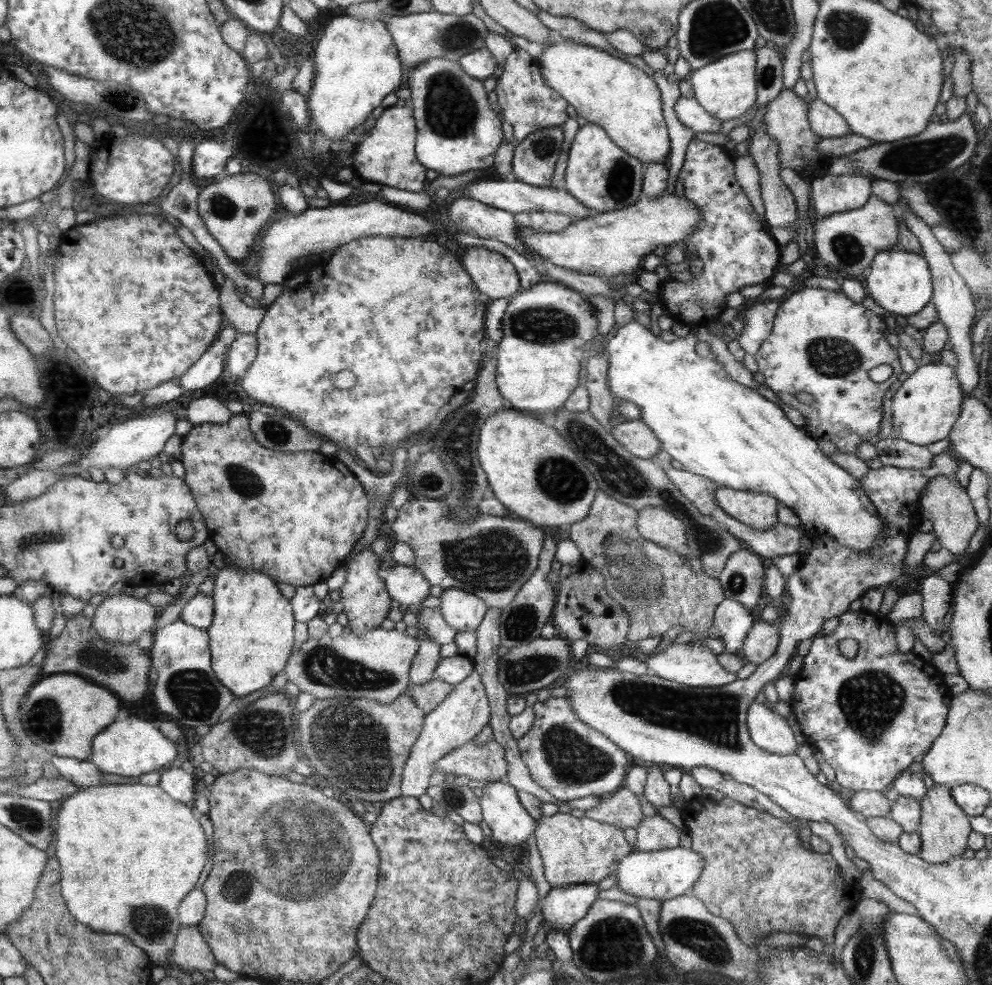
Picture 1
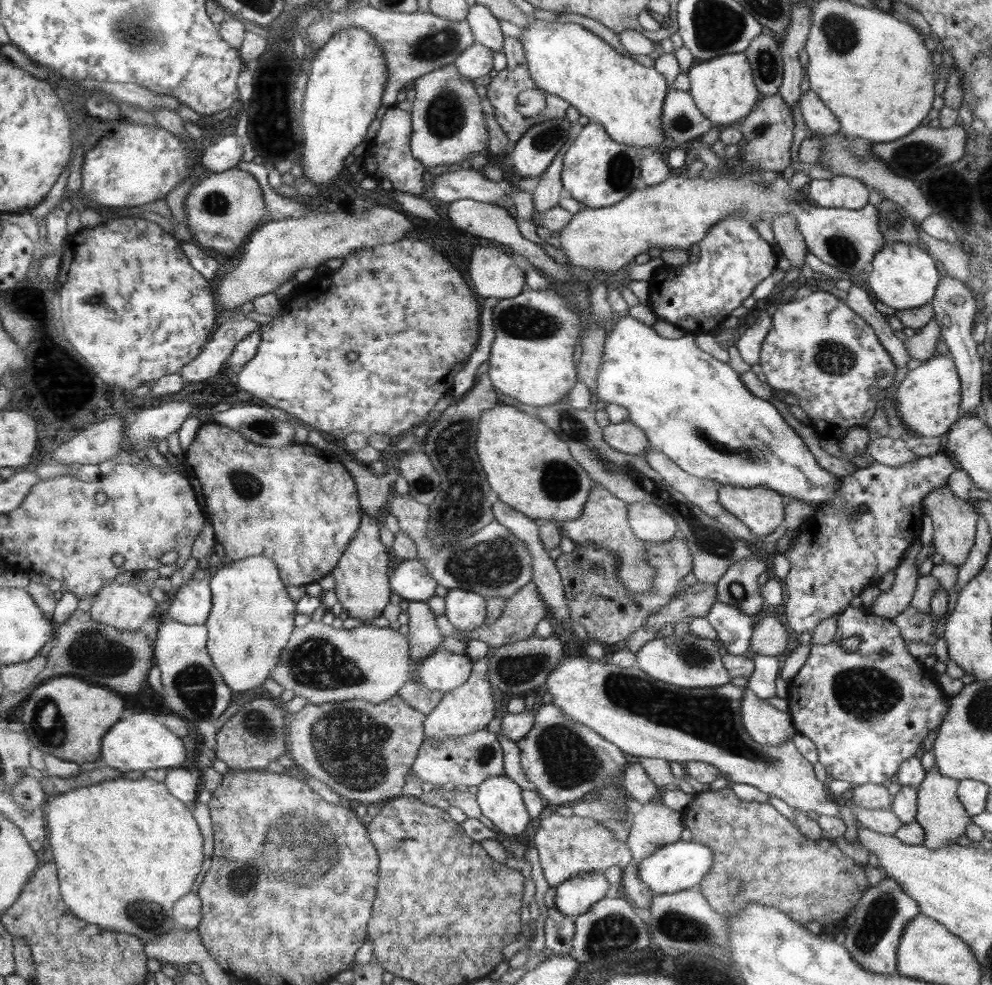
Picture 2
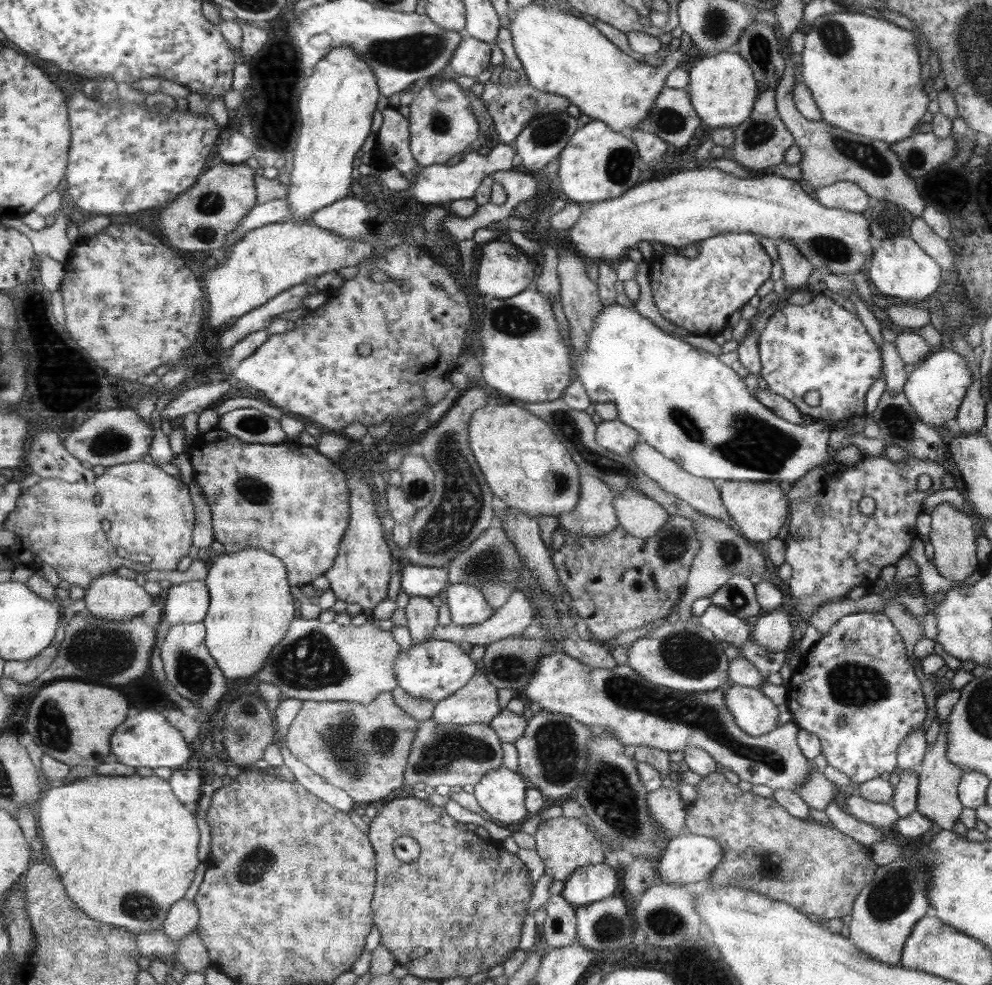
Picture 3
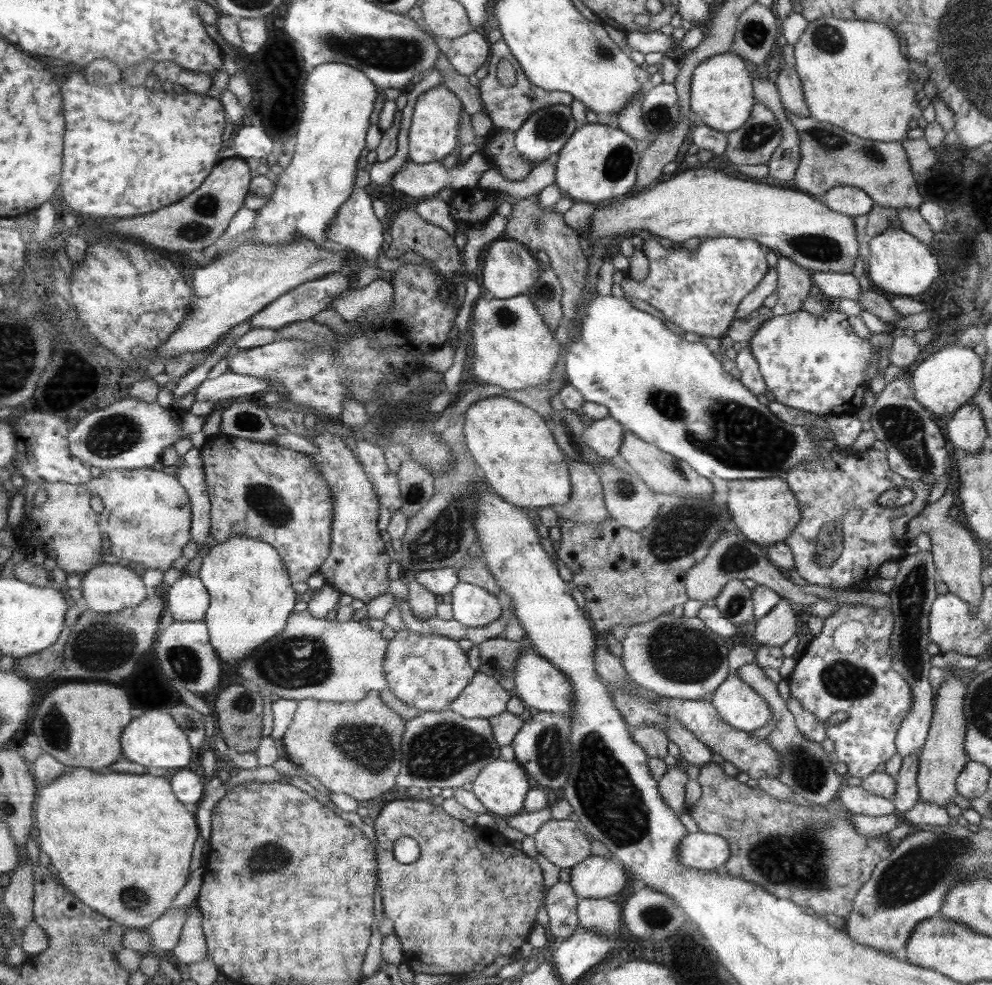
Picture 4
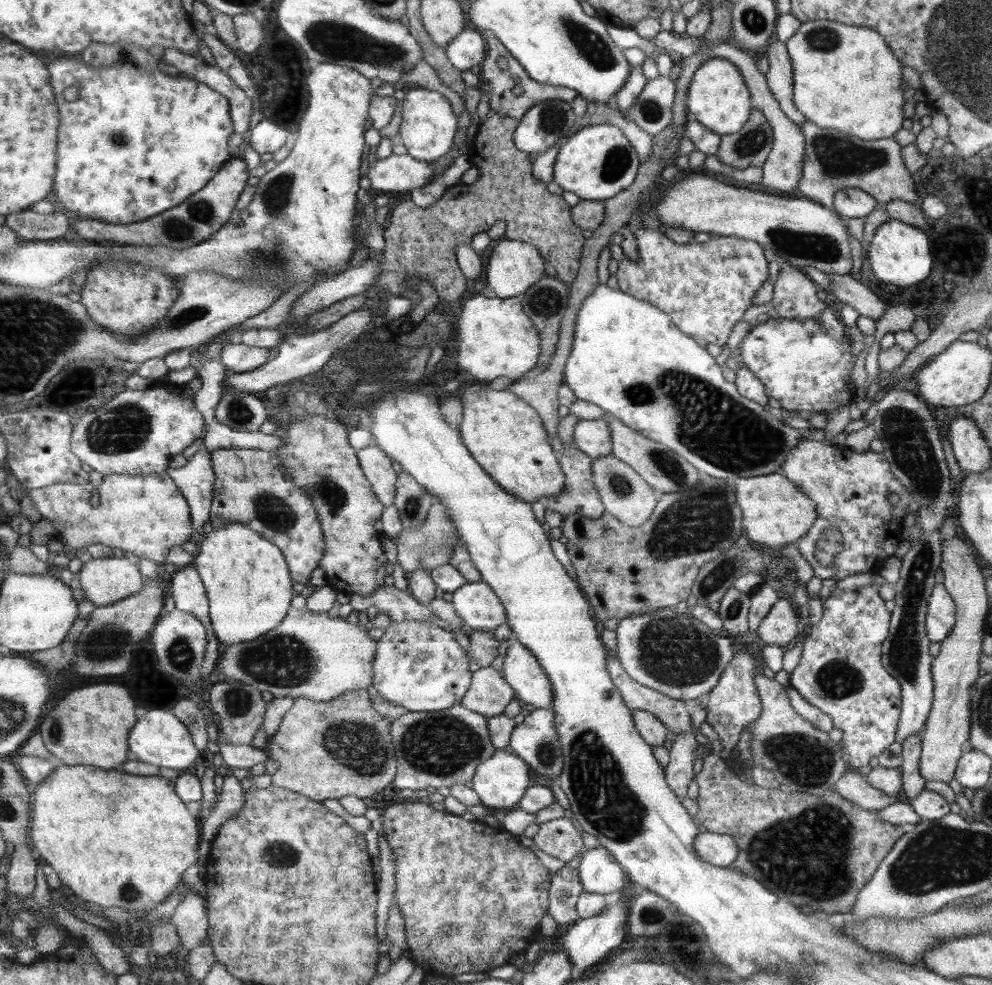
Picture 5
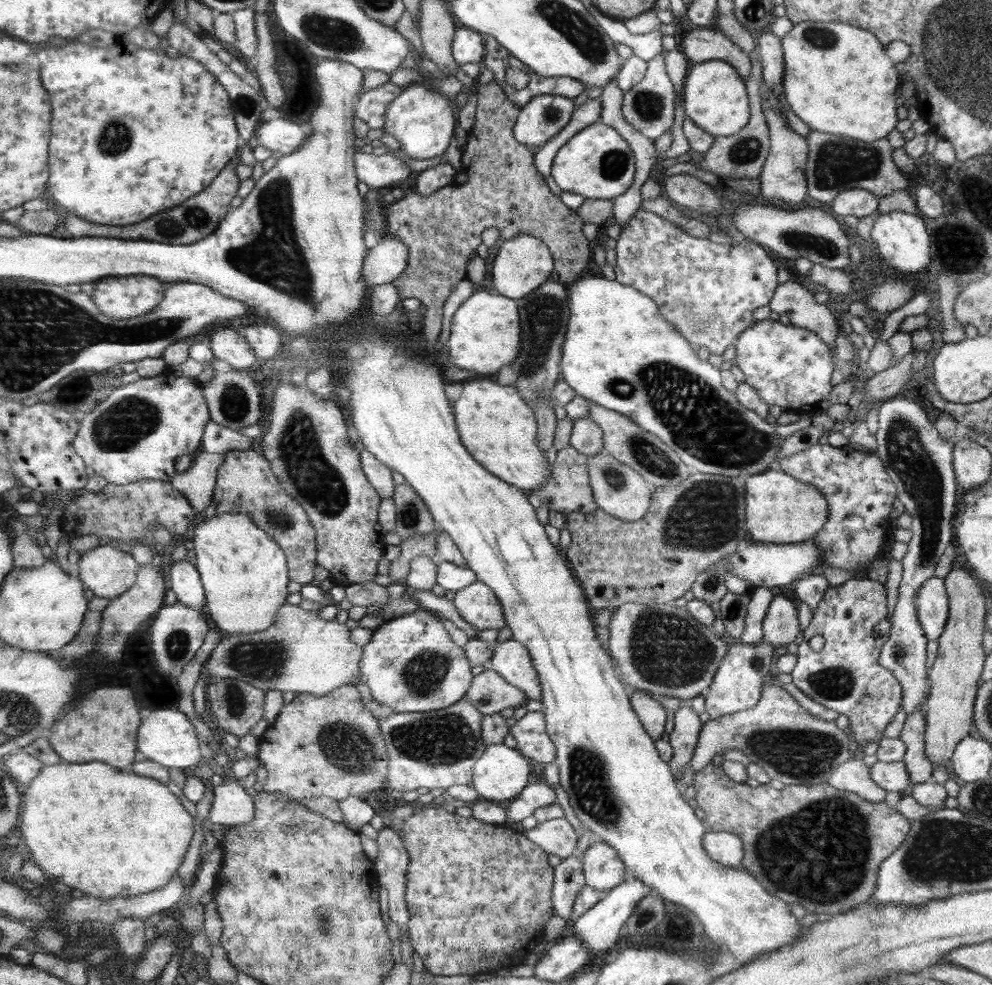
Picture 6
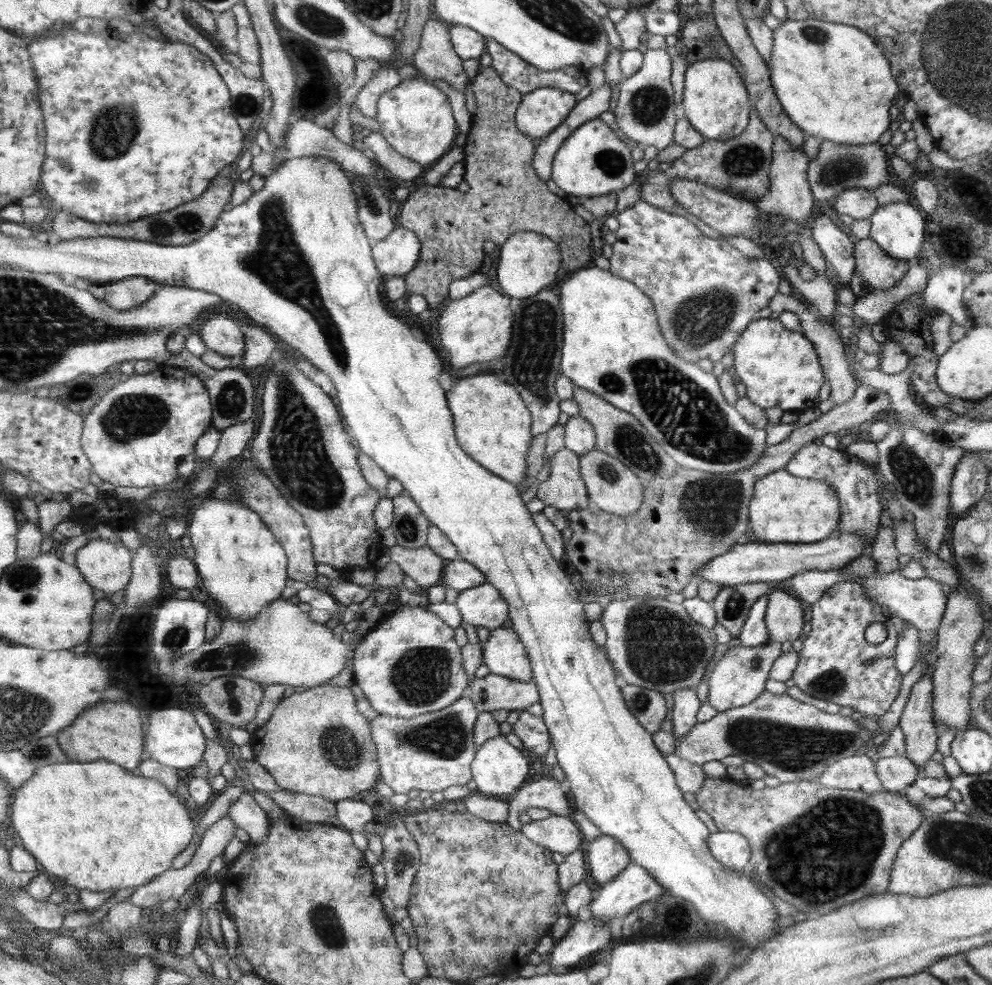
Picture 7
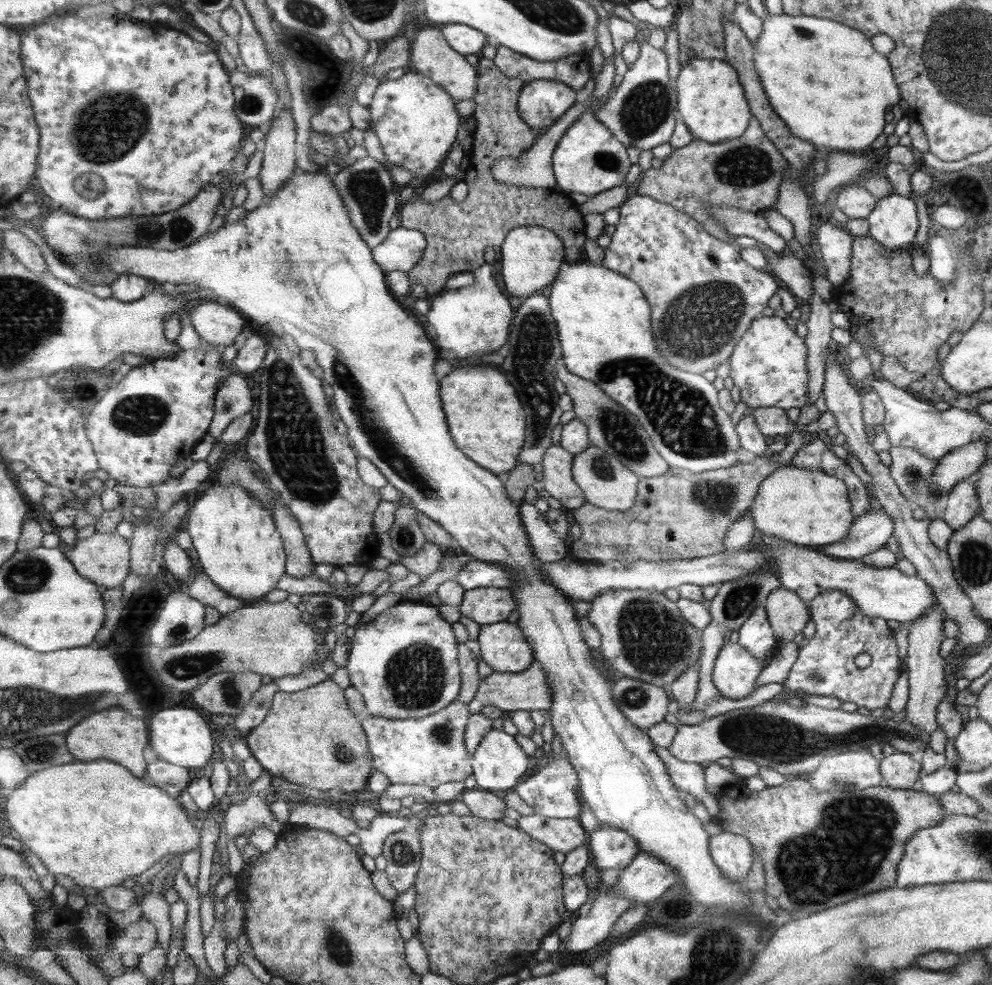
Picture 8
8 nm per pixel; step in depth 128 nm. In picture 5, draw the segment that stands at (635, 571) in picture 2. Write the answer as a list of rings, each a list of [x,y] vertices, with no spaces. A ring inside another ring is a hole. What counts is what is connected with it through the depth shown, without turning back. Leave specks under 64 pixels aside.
[[[568,446],[558,460],[565,474],[565,487],[558,497],[547,498],[547,508],[564,517],[581,514],[588,518],[600,518],[605,508],[594,488],[592,459],[578,447]]]

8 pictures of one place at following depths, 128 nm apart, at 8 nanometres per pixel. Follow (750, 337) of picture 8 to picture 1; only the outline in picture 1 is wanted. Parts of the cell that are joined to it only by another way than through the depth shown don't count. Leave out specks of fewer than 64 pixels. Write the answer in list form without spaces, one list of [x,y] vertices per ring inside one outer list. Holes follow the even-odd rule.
[[[808,288],[802,289],[801,292],[789,292],[782,300],[778,307],[773,327],[771,333],[767,336],[762,345],[760,346],[760,350],[754,356],[756,359],[756,364],[758,365],[758,372],[761,372],[764,375],[764,382],[772,392],[781,400],[782,403],[789,404],[792,408],[796,408],[796,410],[800,411],[800,414],[805,418],[805,425],[802,427],[808,435],[811,435],[813,439],[817,440],[828,440],[828,442],[832,442],[834,446],[839,450],[839,452],[843,452],[846,454],[854,454],[856,452],[856,448],[862,444],[862,442],[871,442],[871,444],[875,444],[879,441],[879,434],[881,429],[881,422],[883,419],[883,400],[886,397],[886,394],[889,392],[891,384],[894,384],[898,378],[900,378],[900,374],[902,374],[902,367],[900,366],[899,354],[897,350],[894,350],[890,344],[888,344],[887,336],[885,332],[887,332],[887,324],[886,322],[878,316],[874,311],[868,310],[868,308],[864,307],[862,303],[854,302],[851,298],[846,297],[841,291],[832,292],[832,290],[822,290],[816,288]],[[882,364],[888,364],[892,366],[893,373],[890,378],[881,383],[876,383],[868,377],[868,371],[874,366],[880,366]],[[799,392],[808,392],[808,394],[812,394],[814,400],[816,400],[813,404],[805,404],[804,402],[800,402],[798,398],[796,398],[796,394]]]

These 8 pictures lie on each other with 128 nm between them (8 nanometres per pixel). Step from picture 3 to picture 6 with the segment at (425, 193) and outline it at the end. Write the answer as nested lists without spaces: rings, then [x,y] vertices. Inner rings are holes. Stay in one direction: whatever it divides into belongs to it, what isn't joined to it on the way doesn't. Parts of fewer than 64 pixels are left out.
[[[356,150],[354,153],[356,176],[369,188],[392,189],[408,182],[411,168],[396,155],[374,155],[372,150]]]

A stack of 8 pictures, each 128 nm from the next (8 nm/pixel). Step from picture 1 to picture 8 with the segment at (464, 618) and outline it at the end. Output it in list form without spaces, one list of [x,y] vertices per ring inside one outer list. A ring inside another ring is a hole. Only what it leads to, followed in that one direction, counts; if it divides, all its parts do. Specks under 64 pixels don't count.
[[[490,586],[464,591],[458,607],[466,618],[482,625],[506,621],[516,603],[511,589]]]

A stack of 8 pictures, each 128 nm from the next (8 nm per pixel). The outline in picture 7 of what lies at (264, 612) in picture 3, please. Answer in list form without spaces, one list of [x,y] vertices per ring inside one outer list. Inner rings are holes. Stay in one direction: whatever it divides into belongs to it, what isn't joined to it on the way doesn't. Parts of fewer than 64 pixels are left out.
[[[211,498],[194,510],[187,532],[190,534],[192,541],[189,553],[199,574],[201,589],[203,589],[203,593],[209,599],[211,607],[217,604],[217,606],[221,606],[229,614],[229,617],[236,618],[237,620],[249,620],[249,618],[254,618],[259,612],[262,612],[271,602],[281,598],[282,590],[286,588],[287,580],[289,579],[287,577],[287,554],[282,545],[276,540],[274,534],[272,534],[272,531],[262,522],[262,519],[256,512],[239,502]]]

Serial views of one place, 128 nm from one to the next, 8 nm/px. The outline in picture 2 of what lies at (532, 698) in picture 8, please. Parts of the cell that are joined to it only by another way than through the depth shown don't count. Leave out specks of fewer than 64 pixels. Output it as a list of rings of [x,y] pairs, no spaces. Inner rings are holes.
[[[491,647],[488,654],[480,660],[474,661],[470,676],[463,686],[450,690],[448,694],[443,694],[440,703],[432,710],[431,714],[425,716],[423,722],[425,736],[433,740],[441,740],[447,736],[462,736],[483,729],[494,719],[496,709],[494,709],[494,688],[489,682],[488,669],[489,660],[496,653],[496,647]]]

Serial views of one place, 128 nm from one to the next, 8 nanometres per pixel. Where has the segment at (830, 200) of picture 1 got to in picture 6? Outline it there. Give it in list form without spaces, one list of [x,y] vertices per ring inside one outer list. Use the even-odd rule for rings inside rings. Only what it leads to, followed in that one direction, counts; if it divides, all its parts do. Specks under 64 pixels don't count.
[[[864,189],[843,190],[833,200],[833,213],[842,216],[854,216],[858,219],[872,216],[878,210],[878,200],[875,194]]]

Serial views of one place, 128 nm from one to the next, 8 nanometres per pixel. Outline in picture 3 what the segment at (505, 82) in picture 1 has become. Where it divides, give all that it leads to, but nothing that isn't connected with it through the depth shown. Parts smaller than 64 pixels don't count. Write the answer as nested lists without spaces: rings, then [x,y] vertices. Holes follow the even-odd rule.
[[[500,25],[495,43],[498,44],[500,50],[504,53],[504,61],[499,65],[491,67],[492,76],[483,84],[484,90],[481,99],[488,114],[492,117],[493,129],[495,130],[496,136],[498,136],[498,140],[510,145],[516,140],[521,130],[534,118],[550,114],[551,112],[562,112],[570,106],[571,102],[566,97],[558,95],[552,96],[550,93],[538,90],[529,83],[527,74],[523,69],[523,64],[515,51],[513,38],[508,28]],[[506,70],[514,70],[514,72],[518,74],[518,80],[516,80],[512,86],[504,86],[504,84],[502,84],[502,74],[504,74]],[[524,98],[534,98],[536,105],[530,109],[522,109],[520,104],[522,104]]]

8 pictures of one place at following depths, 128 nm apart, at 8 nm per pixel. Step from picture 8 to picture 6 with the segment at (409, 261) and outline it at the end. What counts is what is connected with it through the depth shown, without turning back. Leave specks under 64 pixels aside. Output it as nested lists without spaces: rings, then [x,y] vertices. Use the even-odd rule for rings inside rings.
[[[386,235],[376,247],[368,249],[365,256],[362,275],[366,285],[372,288],[397,280],[406,268],[408,254],[404,243]]]

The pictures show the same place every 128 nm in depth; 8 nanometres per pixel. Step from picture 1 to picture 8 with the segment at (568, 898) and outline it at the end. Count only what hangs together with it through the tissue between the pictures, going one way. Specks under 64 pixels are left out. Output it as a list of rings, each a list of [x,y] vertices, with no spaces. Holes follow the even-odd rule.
[[[598,824],[598,828],[588,836],[592,836],[587,841],[592,862],[599,870],[604,868],[621,870],[640,852],[637,842],[630,835],[610,825]]]

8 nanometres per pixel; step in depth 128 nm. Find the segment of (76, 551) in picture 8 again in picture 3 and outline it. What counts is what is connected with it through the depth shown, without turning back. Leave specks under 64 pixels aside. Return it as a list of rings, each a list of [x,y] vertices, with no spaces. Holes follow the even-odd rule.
[[[111,572],[92,581],[84,600],[96,618],[122,622],[143,615],[153,597],[144,591],[140,579],[128,579]]]

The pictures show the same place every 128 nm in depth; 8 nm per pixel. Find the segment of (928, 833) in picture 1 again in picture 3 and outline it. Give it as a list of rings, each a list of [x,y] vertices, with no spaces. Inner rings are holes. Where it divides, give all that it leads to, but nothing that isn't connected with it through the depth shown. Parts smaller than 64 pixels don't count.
[[[948,720],[944,724],[940,724],[938,738],[926,748],[922,765],[917,769],[919,783],[916,810],[924,817],[928,817],[934,823],[934,826],[942,830],[953,831],[954,823],[958,821],[963,808],[957,793],[963,770],[956,765],[952,765],[946,758],[946,750],[948,750],[947,735]]]

